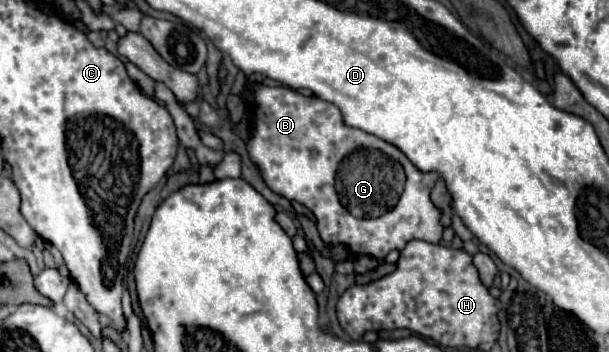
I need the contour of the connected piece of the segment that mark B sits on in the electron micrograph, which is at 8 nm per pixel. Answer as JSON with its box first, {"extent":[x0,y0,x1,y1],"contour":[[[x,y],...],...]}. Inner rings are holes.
{"extent":[246,83,442,259],"contour":[[[256,83],[252,87],[254,101],[254,133],[246,143],[250,161],[260,171],[264,183],[278,195],[290,201],[306,205],[318,219],[320,237],[334,245],[344,243],[354,255],[370,255],[384,259],[392,249],[402,251],[412,239],[422,239],[428,243],[440,243],[442,225],[440,211],[430,201],[430,189],[438,181],[438,173],[418,171],[408,157],[394,145],[368,135],[360,129],[346,127],[340,121],[340,109],[320,97],[304,97],[288,87],[266,87]],[[316,113],[336,113],[336,115],[316,115]],[[352,137],[352,139],[350,139]],[[354,147],[380,149],[392,159],[400,161],[406,171],[406,187],[398,205],[378,219],[356,219],[338,201],[334,179],[338,163]]]}

